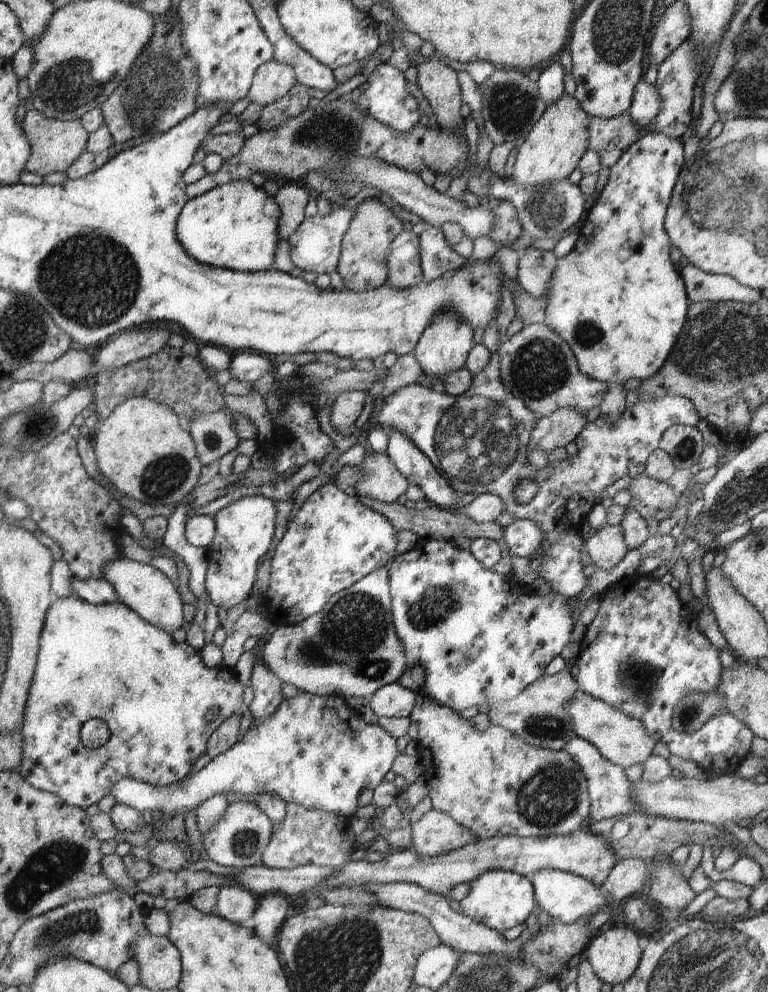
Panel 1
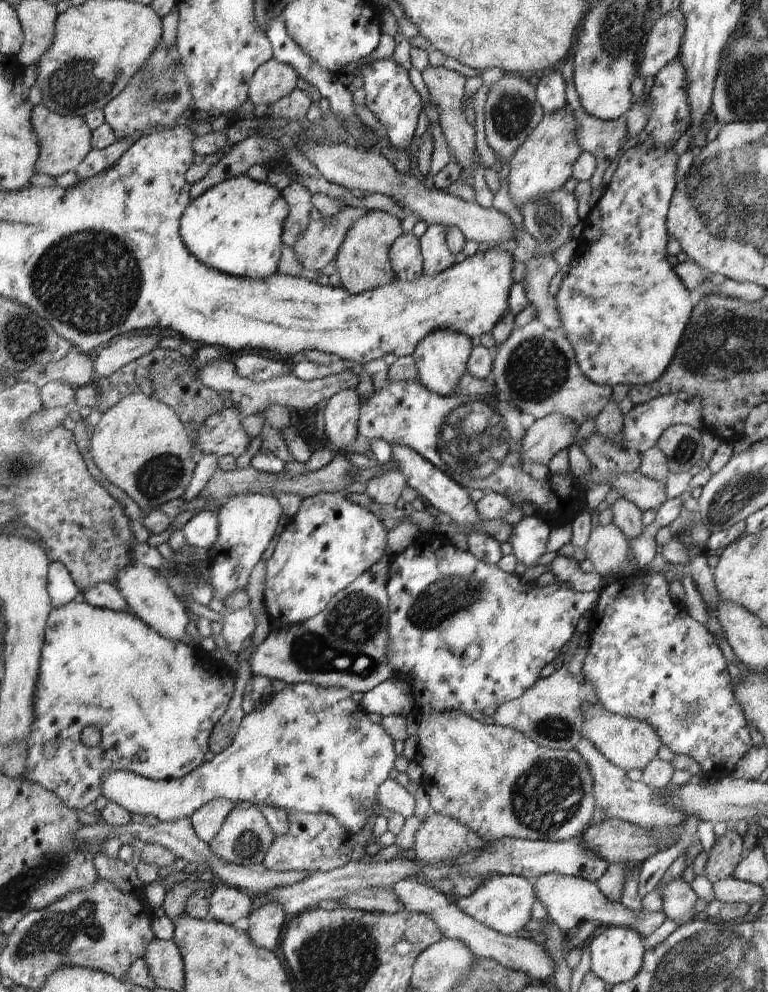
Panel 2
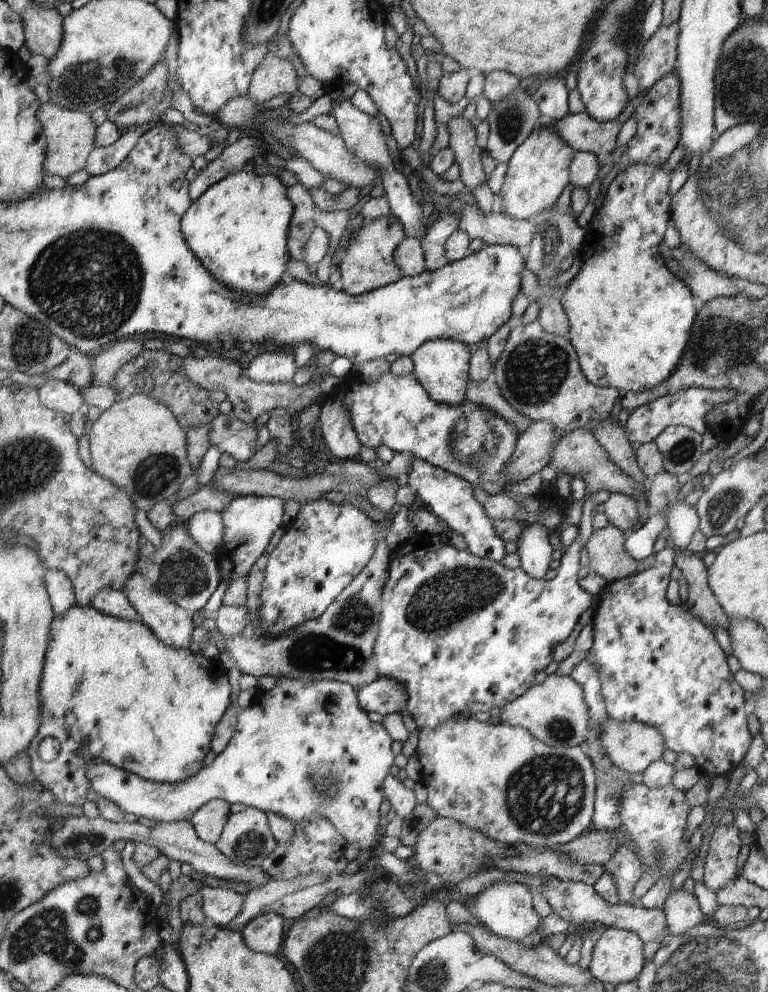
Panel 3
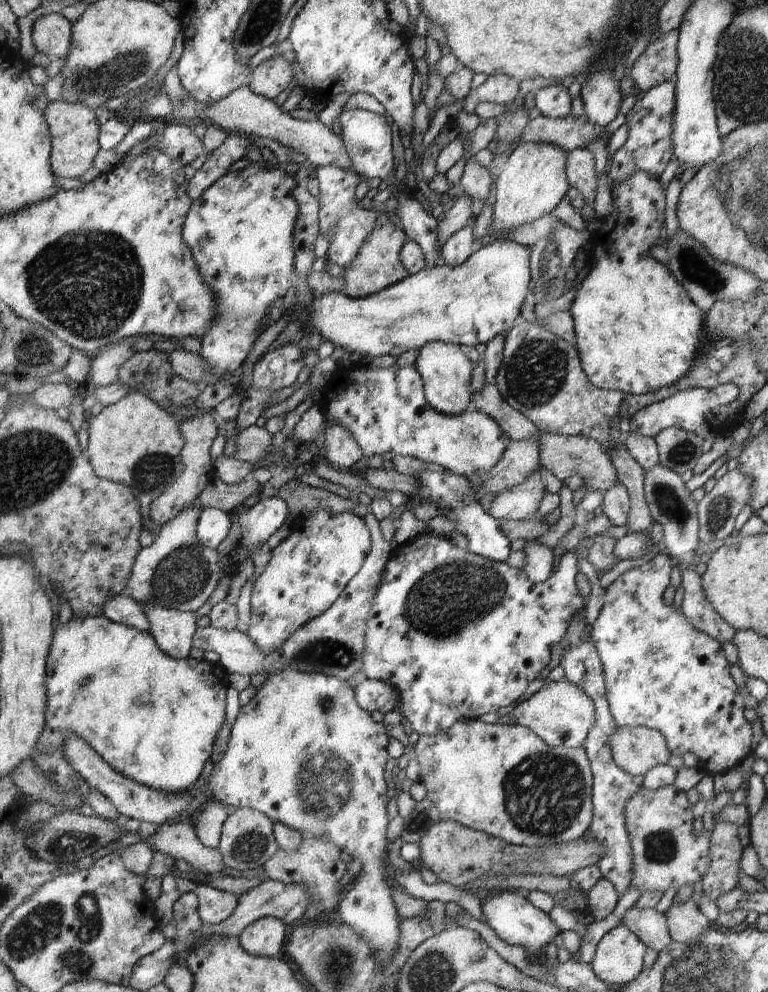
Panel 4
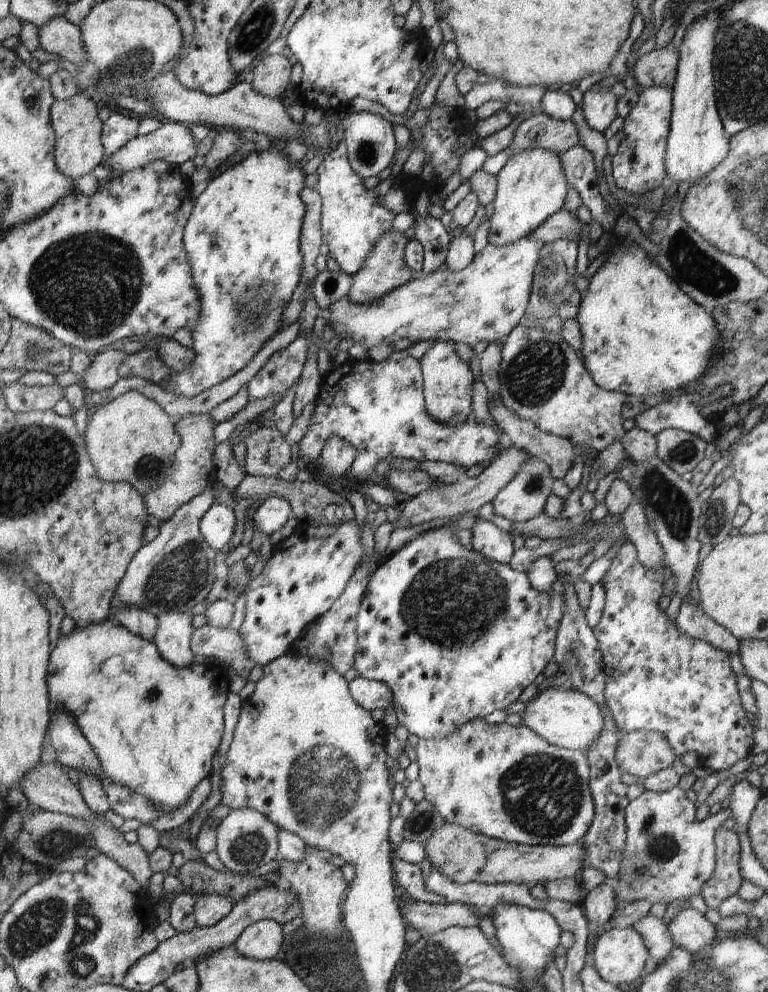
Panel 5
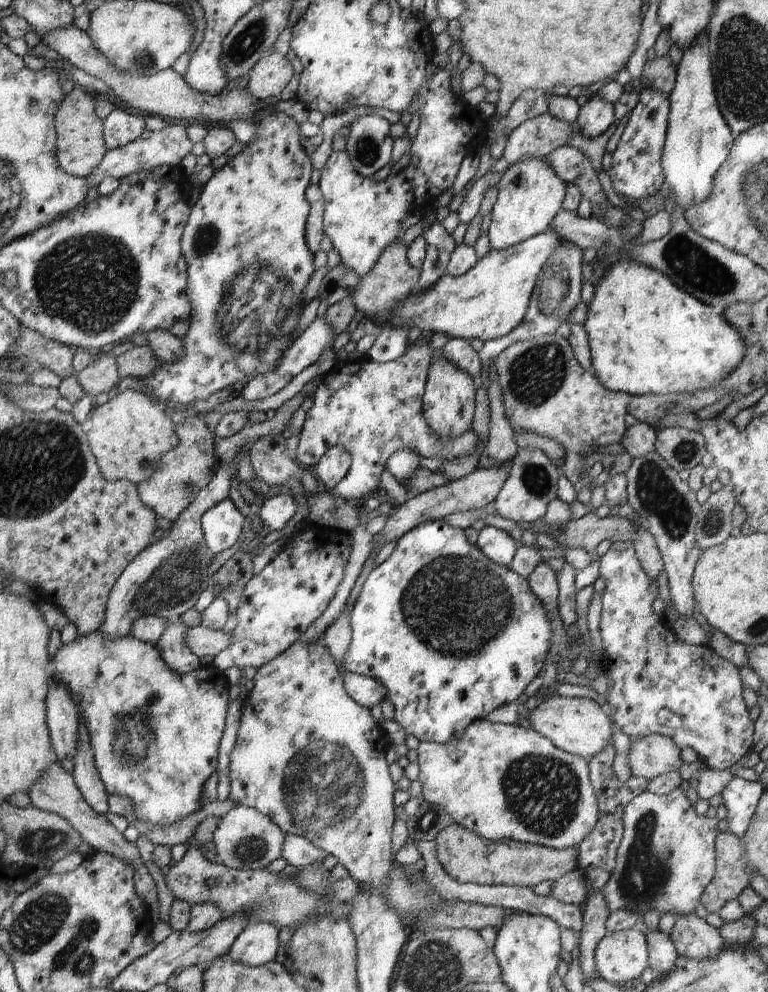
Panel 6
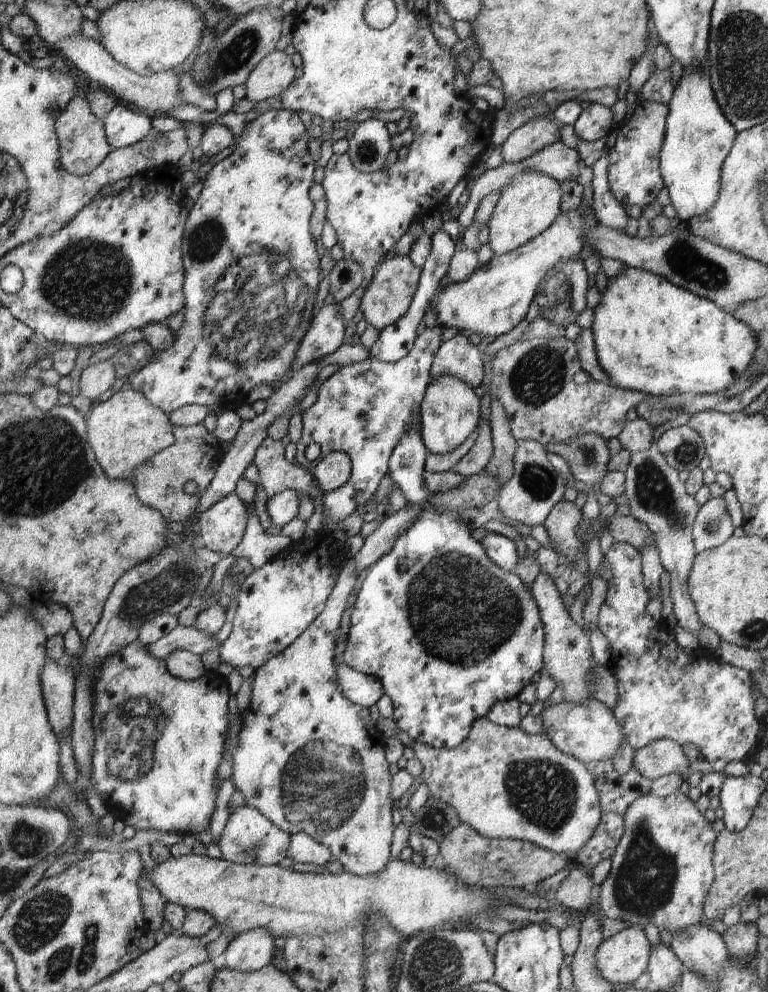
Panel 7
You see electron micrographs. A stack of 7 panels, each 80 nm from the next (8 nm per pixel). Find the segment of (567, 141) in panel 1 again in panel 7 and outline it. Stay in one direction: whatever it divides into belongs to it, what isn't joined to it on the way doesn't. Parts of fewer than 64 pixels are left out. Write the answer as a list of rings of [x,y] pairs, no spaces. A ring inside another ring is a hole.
[[[524,170],[518,172],[510,184],[501,190],[502,198],[498,200],[494,214],[488,222],[490,228],[490,249],[495,255],[504,255],[518,250],[520,246],[528,244],[532,238],[548,230],[561,214],[560,204],[562,190],[560,183],[546,174]]]

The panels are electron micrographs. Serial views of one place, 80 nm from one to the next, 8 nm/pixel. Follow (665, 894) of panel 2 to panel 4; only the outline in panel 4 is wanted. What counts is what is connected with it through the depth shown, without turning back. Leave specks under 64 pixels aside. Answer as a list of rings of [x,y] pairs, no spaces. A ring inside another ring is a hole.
[[[692,899],[672,903],[665,915],[671,940],[682,944],[695,941],[698,935],[712,925]]]

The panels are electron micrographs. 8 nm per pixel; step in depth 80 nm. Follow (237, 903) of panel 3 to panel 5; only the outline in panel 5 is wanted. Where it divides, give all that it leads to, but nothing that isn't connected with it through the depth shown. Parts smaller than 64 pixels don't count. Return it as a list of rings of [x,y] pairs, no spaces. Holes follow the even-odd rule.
[[[195,894],[194,920],[196,926],[208,928],[214,926],[230,914],[233,908],[232,900],[216,894]]]

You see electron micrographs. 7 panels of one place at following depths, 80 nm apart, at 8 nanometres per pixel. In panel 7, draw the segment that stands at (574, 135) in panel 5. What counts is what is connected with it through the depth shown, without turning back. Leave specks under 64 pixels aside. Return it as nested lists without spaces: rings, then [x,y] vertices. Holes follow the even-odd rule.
[[[549,114],[547,117],[531,119],[517,130],[502,144],[503,163],[518,163],[550,146],[560,143],[558,140],[558,124],[554,124]]]

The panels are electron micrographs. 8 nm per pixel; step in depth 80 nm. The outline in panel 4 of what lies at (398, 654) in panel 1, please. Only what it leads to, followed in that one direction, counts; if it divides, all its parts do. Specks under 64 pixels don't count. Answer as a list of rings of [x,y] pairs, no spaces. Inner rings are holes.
[[[372,514],[366,515],[364,522],[371,534],[371,551],[358,574],[348,582],[342,594],[328,610],[319,617],[308,621],[295,633],[292,633],[273,653],[261,651],[256,643],[246,634],[232,629],[225,631],[216,627],[197,627],[194,636],[194,647],[203,652],[212,650],[220,656],[219,663],[231,674],[258,674],[267,672],[269,675],[281,671],[285,667],[304,673],[323,674],[354,683],[362,679],[363,652],[365,651],[365,626],[374,602],[374,597],[383,581],[383,572],[392,554],[393,548],[382,537],[379,520]]]

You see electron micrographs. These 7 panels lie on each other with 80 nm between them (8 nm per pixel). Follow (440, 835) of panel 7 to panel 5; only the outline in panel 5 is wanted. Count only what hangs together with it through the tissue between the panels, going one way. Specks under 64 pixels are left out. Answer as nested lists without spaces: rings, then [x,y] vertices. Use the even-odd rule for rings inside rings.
[[[424,800],[416,806],[416,810],[405,820],[404,839],[423,845],[434,830],[442,828],[446,820],[440,816],[436,806]]]

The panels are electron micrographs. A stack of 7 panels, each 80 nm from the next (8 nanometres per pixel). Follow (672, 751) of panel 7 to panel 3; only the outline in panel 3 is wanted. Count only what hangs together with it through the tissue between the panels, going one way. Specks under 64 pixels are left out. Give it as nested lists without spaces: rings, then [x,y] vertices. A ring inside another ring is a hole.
[[[606,717],[599,726],[599,739],[604,747],[607,758],[614,766],[627,774],[638,772],[642,774],[649,764],[662,760],[663,752],[666,750],[664,737],[653,726],[641,722],[618,722]]]

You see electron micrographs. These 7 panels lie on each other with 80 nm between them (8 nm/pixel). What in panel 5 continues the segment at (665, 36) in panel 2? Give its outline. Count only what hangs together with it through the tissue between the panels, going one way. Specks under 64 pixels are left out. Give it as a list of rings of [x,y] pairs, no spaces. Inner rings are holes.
[[[668,43],[662,48],[655,48],[637,59],[632,78],[645,89],[667,86],[673,88],[679,61],[678,50]]]

